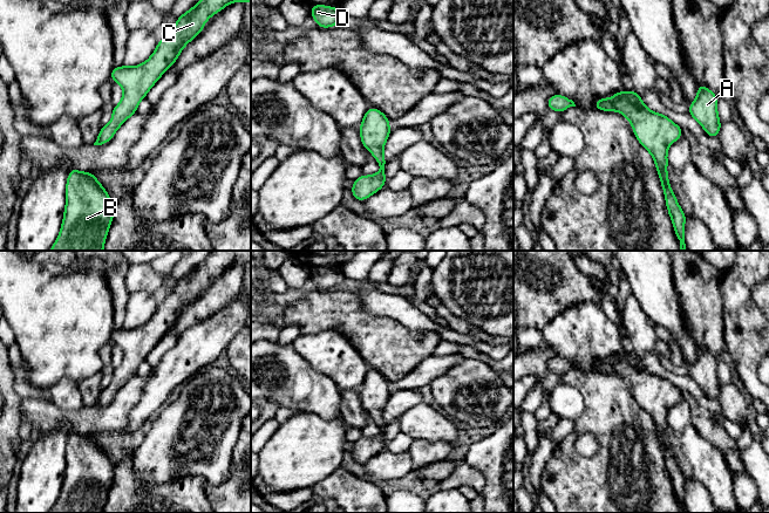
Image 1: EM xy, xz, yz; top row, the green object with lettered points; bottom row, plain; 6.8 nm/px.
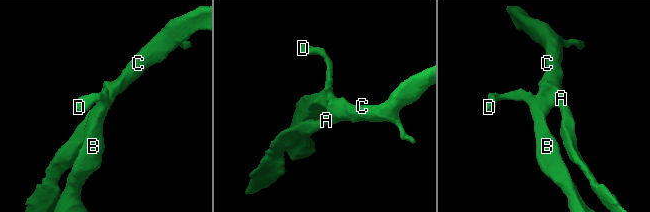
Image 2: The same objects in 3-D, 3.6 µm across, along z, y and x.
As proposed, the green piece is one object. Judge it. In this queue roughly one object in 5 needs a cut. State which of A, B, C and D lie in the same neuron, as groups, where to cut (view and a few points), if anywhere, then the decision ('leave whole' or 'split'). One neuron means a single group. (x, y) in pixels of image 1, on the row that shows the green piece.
A B C D | no cut | leave whole

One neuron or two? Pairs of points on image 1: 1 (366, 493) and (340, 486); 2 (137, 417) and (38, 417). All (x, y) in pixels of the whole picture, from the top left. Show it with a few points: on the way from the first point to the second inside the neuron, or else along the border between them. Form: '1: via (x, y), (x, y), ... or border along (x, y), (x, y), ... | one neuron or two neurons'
1: via (360, 493), (352, 493), (346, 488) | one neuron
2: border along (141, 392), (141, 398), (121, 430) | two neurons

